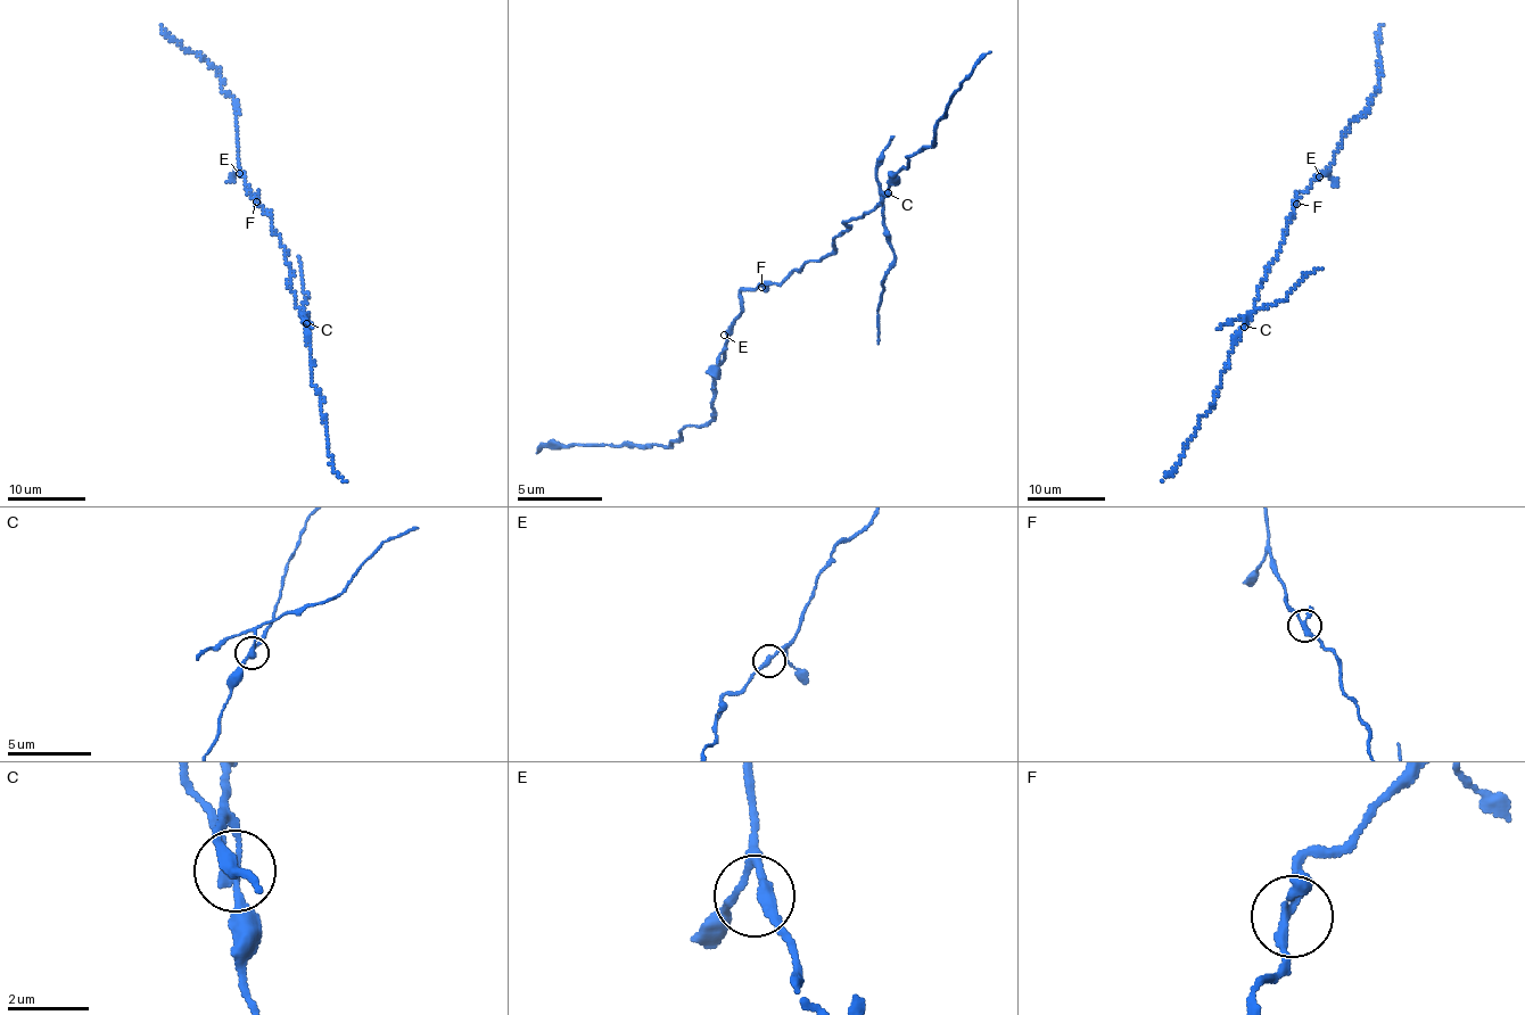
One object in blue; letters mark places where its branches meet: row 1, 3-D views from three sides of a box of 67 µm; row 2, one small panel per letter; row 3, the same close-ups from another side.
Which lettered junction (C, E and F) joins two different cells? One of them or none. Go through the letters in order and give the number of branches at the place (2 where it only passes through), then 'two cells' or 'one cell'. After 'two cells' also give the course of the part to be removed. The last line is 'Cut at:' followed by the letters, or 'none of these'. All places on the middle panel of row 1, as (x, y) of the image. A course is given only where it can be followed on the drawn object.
C: 3 branches meet; two cells; foreign part runs (887, 191), (883, 200), (892, 269), (882, 279), (876, 315), (879, 344)
E: 2 branches meet; one cell
F: 3 branches meet; one cell
Cut at: C

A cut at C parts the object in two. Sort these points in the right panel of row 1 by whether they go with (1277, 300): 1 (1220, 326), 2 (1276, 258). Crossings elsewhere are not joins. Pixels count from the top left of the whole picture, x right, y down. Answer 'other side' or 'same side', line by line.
1: same side
2: other side

